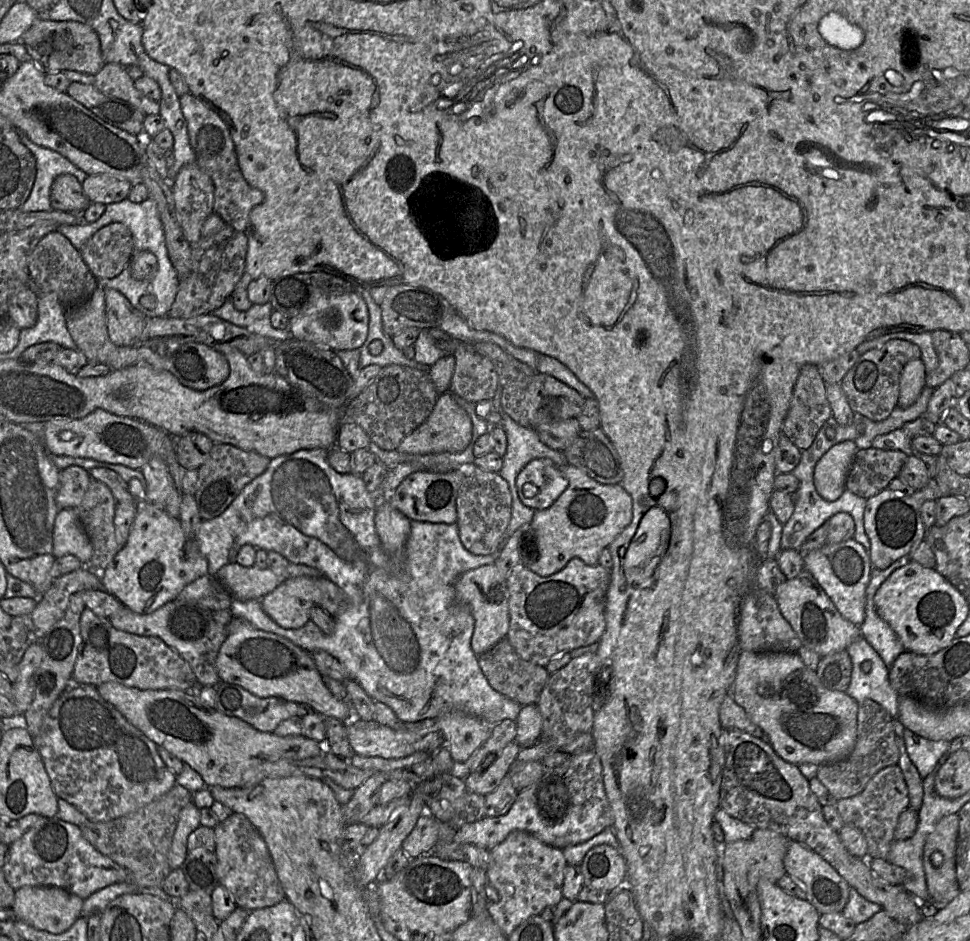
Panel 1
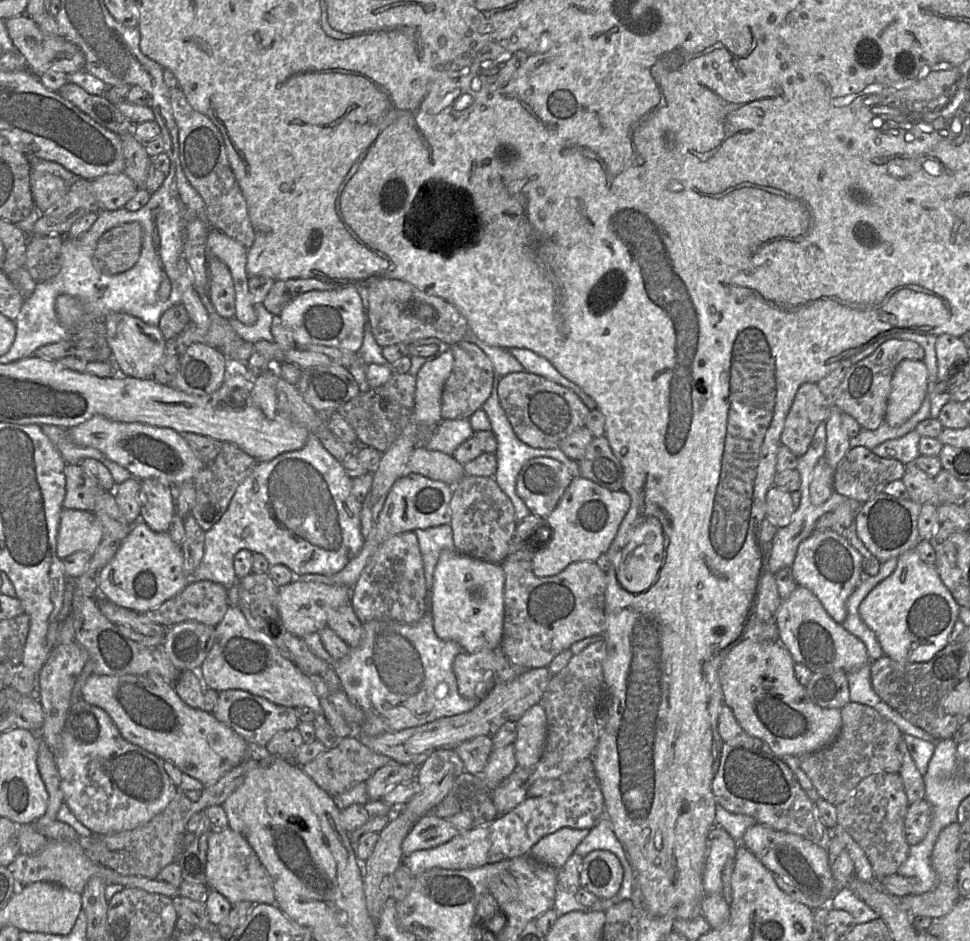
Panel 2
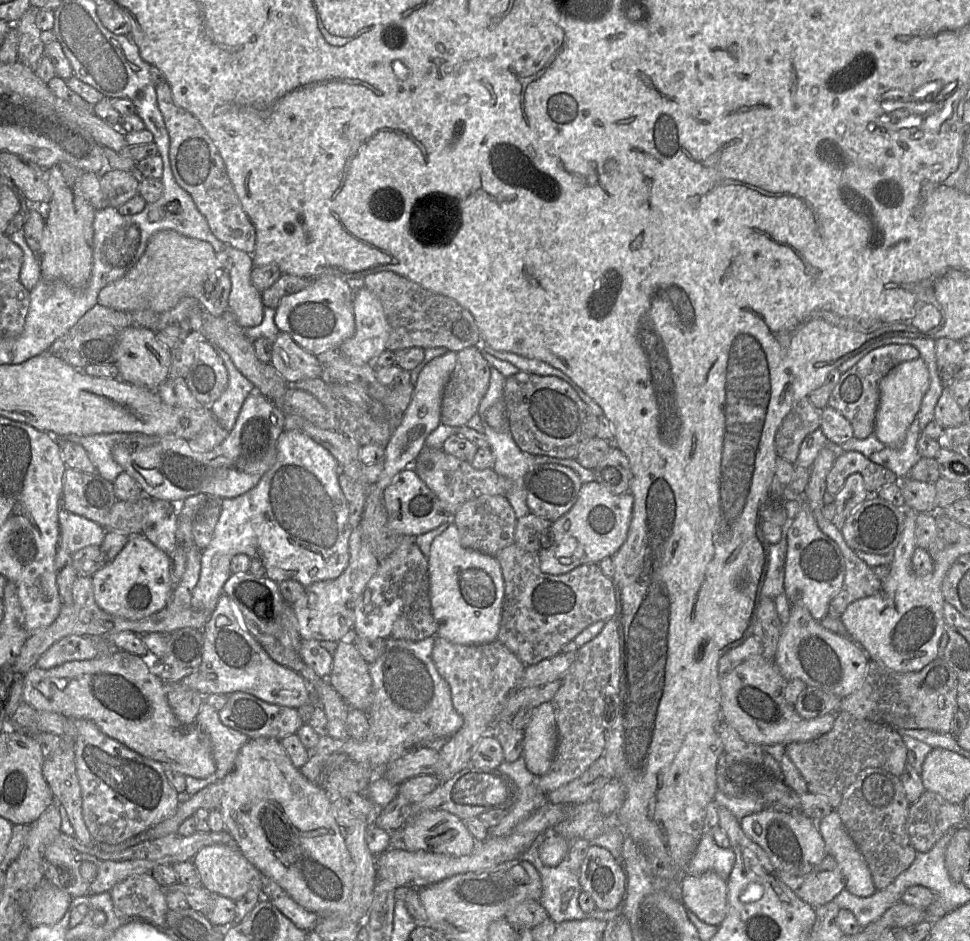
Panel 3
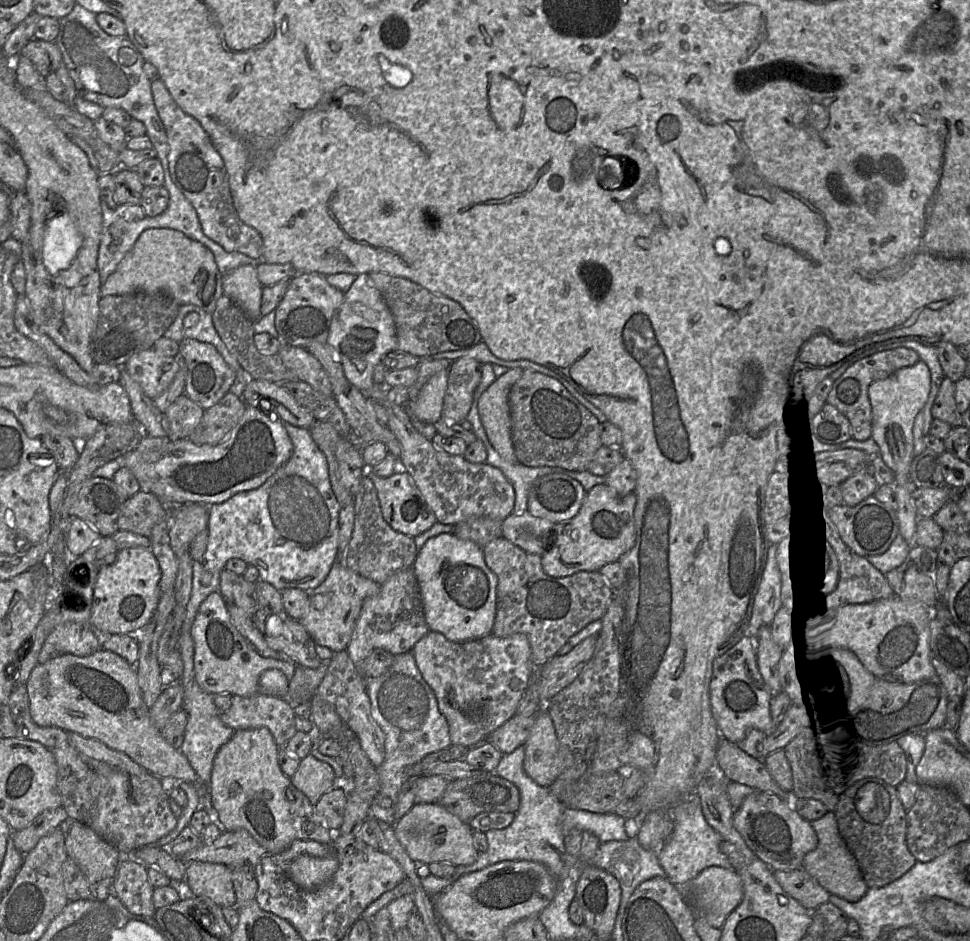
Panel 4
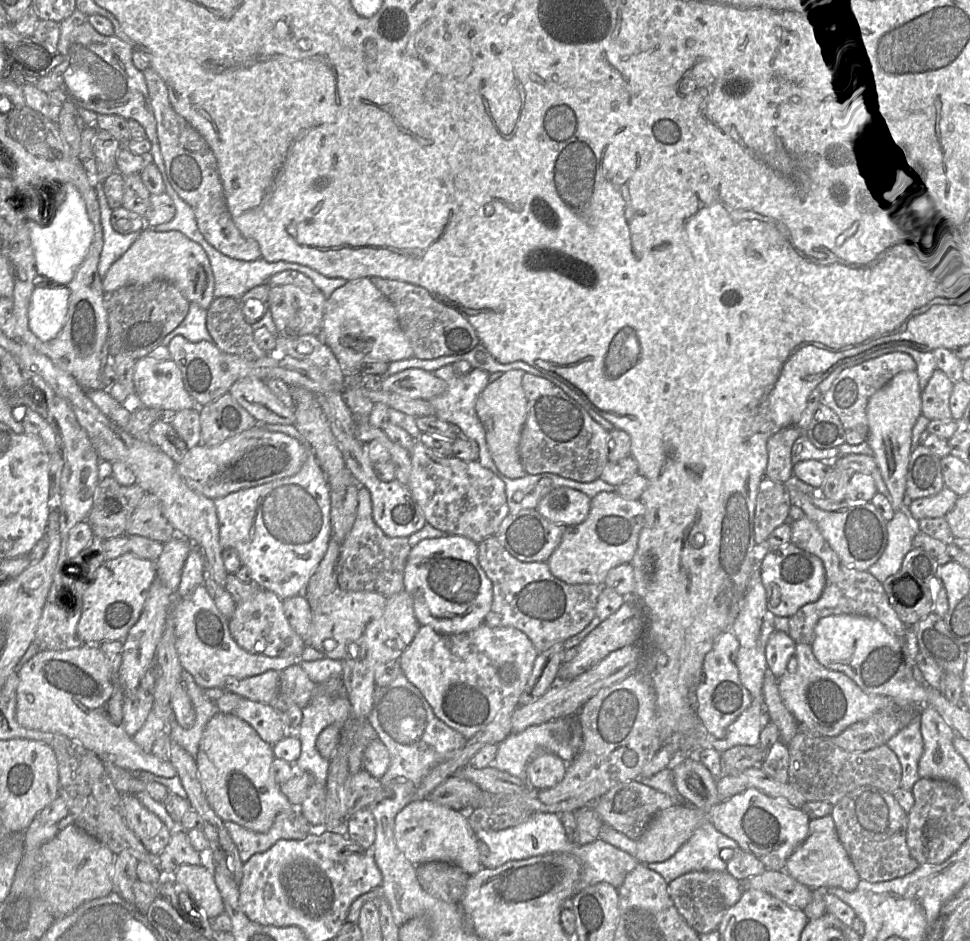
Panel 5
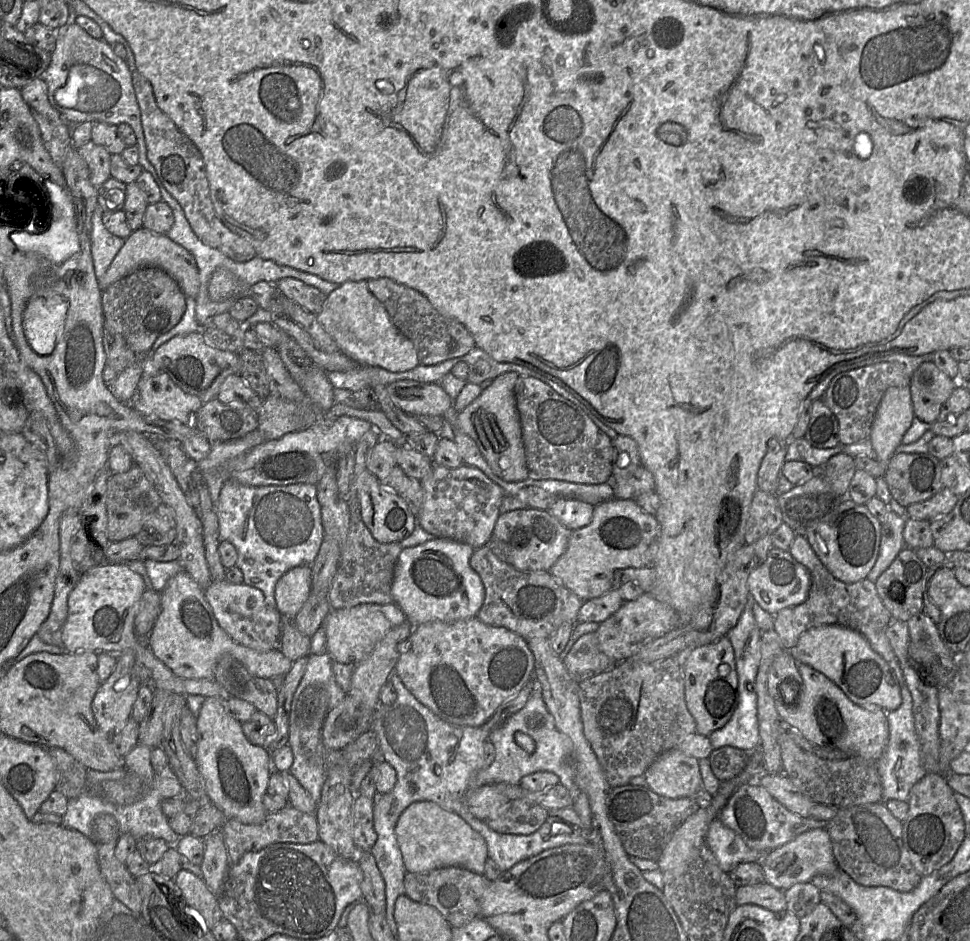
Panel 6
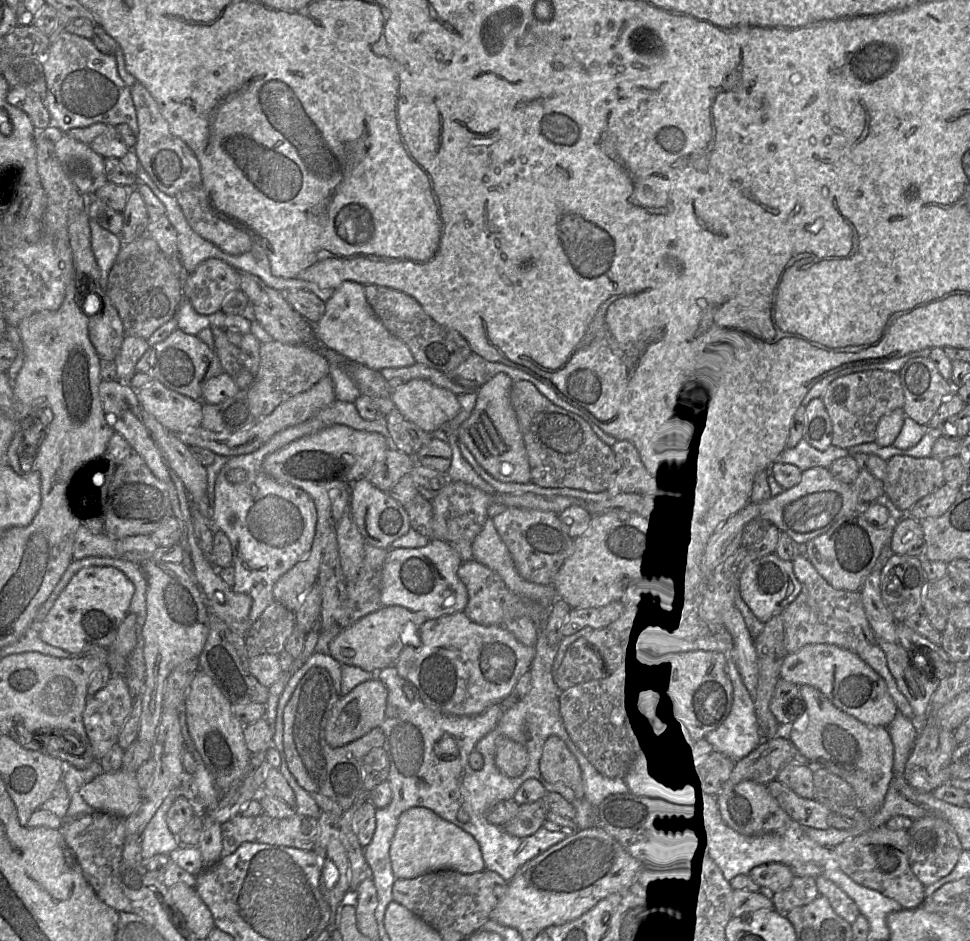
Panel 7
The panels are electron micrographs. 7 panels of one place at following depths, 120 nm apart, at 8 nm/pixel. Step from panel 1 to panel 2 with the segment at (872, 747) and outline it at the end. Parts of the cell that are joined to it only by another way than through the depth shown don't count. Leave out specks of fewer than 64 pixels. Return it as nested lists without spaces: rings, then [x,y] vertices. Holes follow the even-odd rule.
[[[849,702],[840,710],[841,726],[835,740],[816,752],[797,756],[801,757],[799,768],[810,779],[819,797],[834,806],[843,802],[868,775],[880,772],[898,773],[901,767],[898,744],[903,737],[895,723],[882,716],[871,706]]]

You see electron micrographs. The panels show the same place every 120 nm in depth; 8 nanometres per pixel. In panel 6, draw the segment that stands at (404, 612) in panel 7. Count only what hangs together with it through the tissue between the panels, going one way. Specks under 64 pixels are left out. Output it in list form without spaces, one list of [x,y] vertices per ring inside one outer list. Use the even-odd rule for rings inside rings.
[[[395,603],[360,604],[346,609],[330,609],[322,623],[326,633],[325,652],[334,662],[357,664],[371,654],[388,630],[406,621],[405,613]]]

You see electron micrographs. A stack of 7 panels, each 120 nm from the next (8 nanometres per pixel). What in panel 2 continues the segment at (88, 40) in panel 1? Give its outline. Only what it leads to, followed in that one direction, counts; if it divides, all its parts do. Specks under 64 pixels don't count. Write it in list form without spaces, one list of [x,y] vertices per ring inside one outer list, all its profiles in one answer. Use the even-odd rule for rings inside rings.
[[[26,14],[5,20],[5,25],[16,50],[23,56],[24,65],[36,76],[41,76],[49,70],[66,74],[84,70],[85,56],[80,48],[63,36],[42,31],[38,24]]]

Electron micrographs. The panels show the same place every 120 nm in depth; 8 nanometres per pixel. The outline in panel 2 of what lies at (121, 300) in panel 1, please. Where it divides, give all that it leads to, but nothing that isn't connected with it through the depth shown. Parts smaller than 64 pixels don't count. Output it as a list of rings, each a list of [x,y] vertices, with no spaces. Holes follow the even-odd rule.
[[[124,312],[109,313],[104,321],[106,339],[119,373],[126,377],[139,379],[152,377],[156,367],[168,352],[167,341],[164,339],[159,326],[147,324]]]

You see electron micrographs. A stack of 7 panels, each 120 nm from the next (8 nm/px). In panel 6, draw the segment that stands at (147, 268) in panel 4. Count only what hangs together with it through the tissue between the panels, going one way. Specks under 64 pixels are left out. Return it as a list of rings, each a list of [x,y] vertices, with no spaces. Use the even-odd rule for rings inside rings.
[[[144,227],[133,231],[125,239],[122,248],[113,259],[104,276],[99,280],[101,291],[144,266],[155,266],[164,270],[178,283],[186,297],[196,298],[200,282],[198,268],[192,254],[173,242],[166,234],[153,233]]]

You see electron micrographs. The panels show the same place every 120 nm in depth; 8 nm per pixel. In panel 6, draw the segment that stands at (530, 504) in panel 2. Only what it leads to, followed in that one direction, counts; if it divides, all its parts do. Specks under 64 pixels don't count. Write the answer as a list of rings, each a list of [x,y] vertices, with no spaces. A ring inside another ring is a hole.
[[[559,497],[547,511],[564,527],[574,531],[591,522],[594,506],[574,498]]]

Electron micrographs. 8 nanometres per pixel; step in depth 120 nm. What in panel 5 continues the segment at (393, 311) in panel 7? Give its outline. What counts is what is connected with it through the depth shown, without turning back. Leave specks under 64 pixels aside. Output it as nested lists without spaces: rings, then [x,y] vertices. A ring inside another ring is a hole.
[[[370,277],[370,280],[393,304],[399,324],[412,346],[413,357],[430,360],[461,355],[468,353],[480,343],[469,321],[457,310],[433,299],[425,288],[381,277]]]

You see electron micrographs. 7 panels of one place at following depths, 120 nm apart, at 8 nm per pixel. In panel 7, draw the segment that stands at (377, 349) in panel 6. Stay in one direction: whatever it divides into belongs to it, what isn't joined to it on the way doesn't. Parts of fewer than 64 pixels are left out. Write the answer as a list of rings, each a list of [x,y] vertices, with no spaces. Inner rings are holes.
[[[344,281],[328,301],[320,320],[313,324],[317,341],[349,361],[360,363],[380,371],[384,368],[401,368],[416,363],[408,346],[390,333],[375,314],[365,296],[364,285],[354,281]]]

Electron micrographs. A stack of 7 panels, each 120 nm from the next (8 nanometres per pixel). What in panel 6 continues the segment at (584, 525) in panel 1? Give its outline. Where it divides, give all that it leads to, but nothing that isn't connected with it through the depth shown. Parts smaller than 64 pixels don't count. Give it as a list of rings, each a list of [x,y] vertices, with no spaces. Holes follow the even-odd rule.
[[[611,498],[594,506],[591,522],[571,532],[565,552],[549,572],[581,600],[588,601],[613,588],[616,570],[643,568],[653,563],[660,526],[634,500]]]

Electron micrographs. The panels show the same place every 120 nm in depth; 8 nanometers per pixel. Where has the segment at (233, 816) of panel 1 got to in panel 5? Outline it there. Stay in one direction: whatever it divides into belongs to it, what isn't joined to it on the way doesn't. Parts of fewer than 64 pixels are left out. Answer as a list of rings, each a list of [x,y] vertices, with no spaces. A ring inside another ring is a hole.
[[[182,864],[173,874],[179,889],[186,891],[208,920],[224,911],[224,904],[215,883],[214,870],[204,865]]]

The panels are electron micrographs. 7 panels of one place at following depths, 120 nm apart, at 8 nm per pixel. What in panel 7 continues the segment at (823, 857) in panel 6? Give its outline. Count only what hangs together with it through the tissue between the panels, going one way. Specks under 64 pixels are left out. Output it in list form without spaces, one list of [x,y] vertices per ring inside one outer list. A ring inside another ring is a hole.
[[[778,862],[758,865],[748,875],[765,892],[778,892],[788,888],[795,876],[787,865]]]

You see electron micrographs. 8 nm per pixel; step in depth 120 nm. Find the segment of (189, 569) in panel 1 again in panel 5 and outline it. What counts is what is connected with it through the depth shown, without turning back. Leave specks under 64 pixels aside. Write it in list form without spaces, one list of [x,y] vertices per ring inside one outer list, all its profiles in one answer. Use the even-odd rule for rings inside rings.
[[[130,551],[115,559],[104,561],[97,568],[93,581],[82,596],[77,636],[84,645],[124,640],[129,629],[139,619],[147,592],[155,579],[155,563],[139,558]]]

